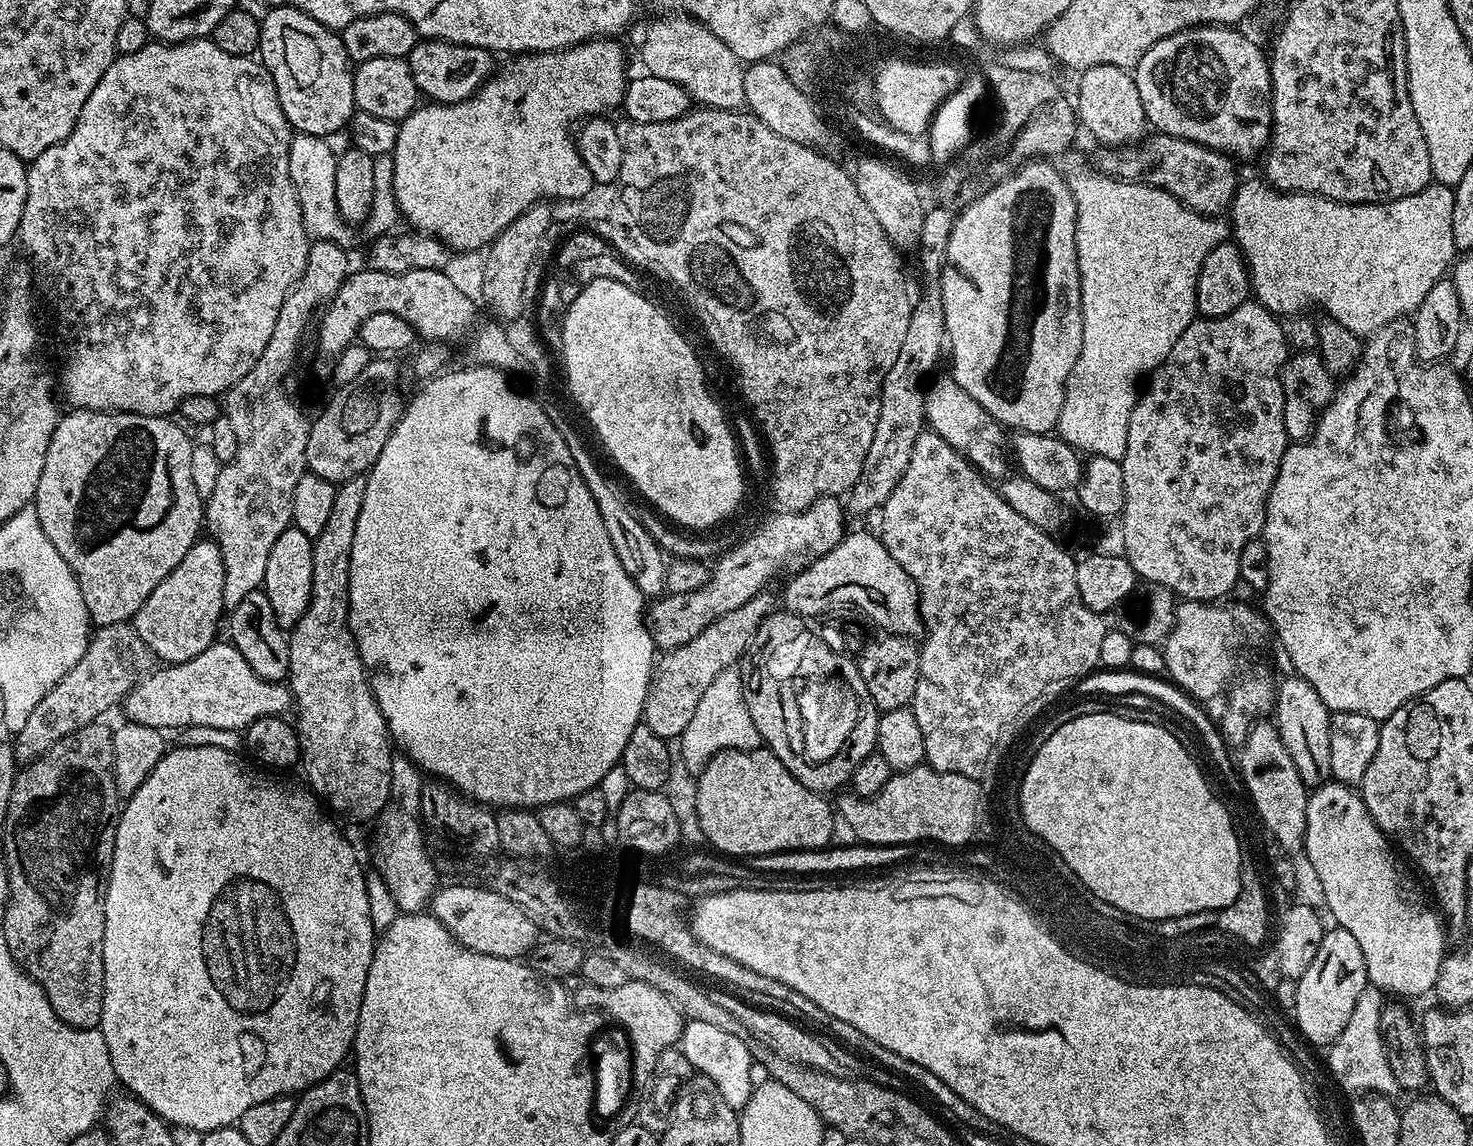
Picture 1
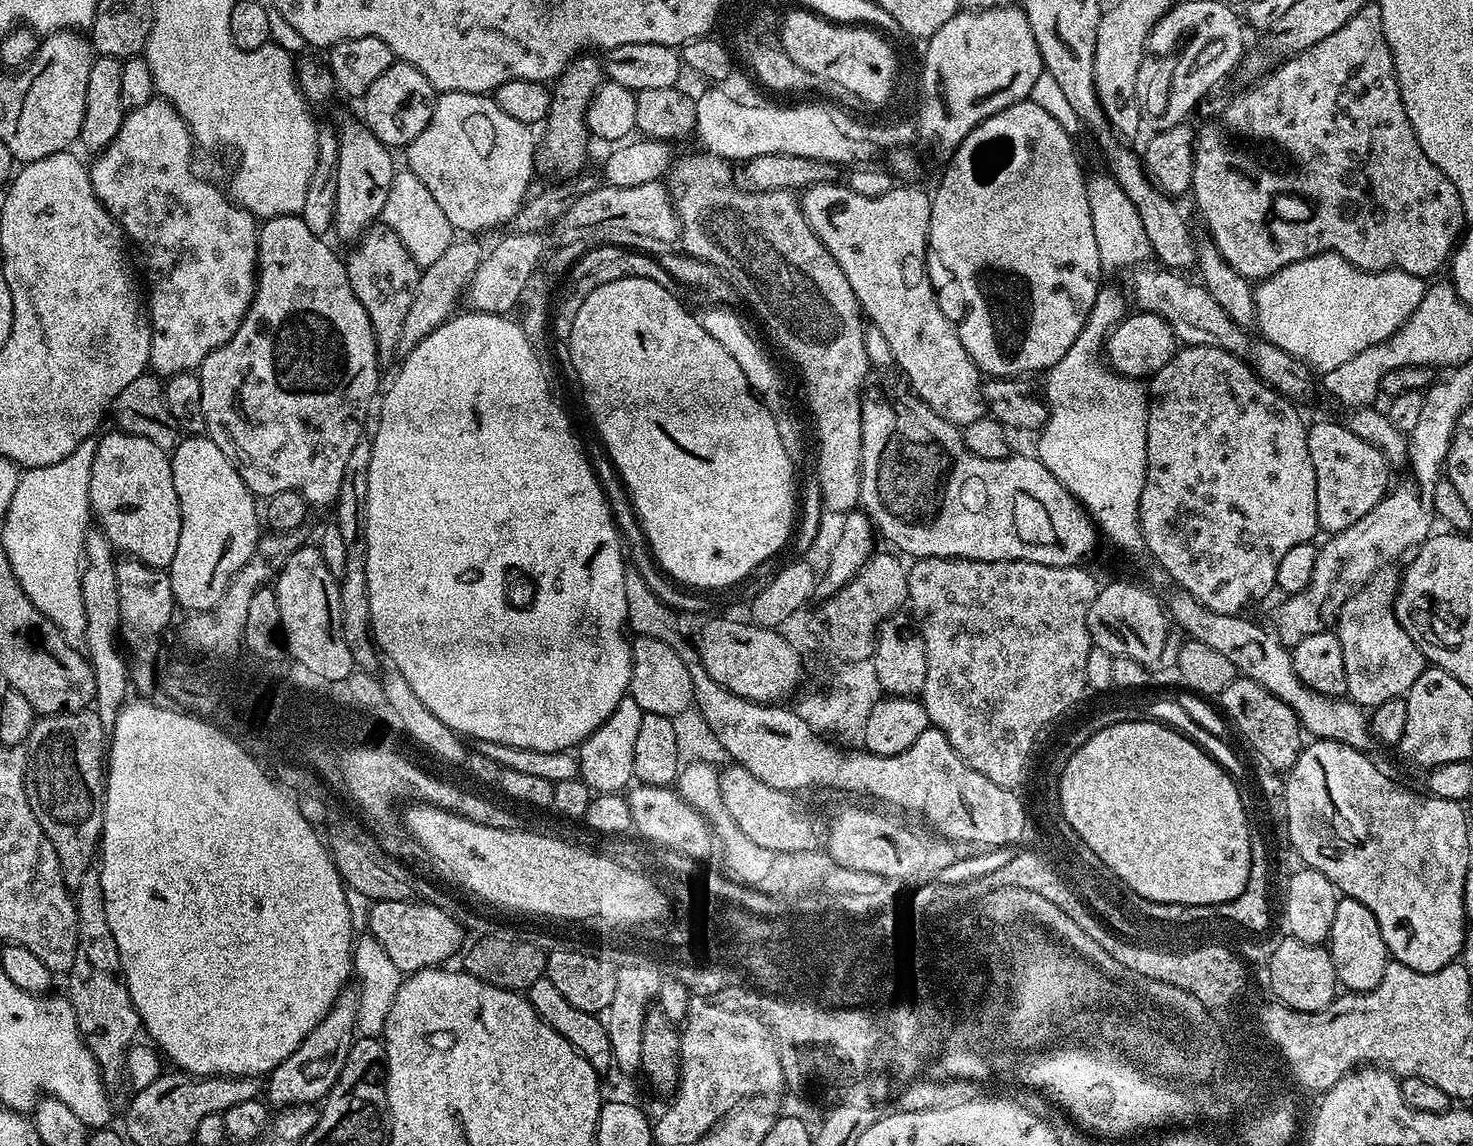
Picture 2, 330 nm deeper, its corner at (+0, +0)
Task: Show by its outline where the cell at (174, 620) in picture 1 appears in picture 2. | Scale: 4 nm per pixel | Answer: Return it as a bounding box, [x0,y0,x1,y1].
[166,434,262,614]

